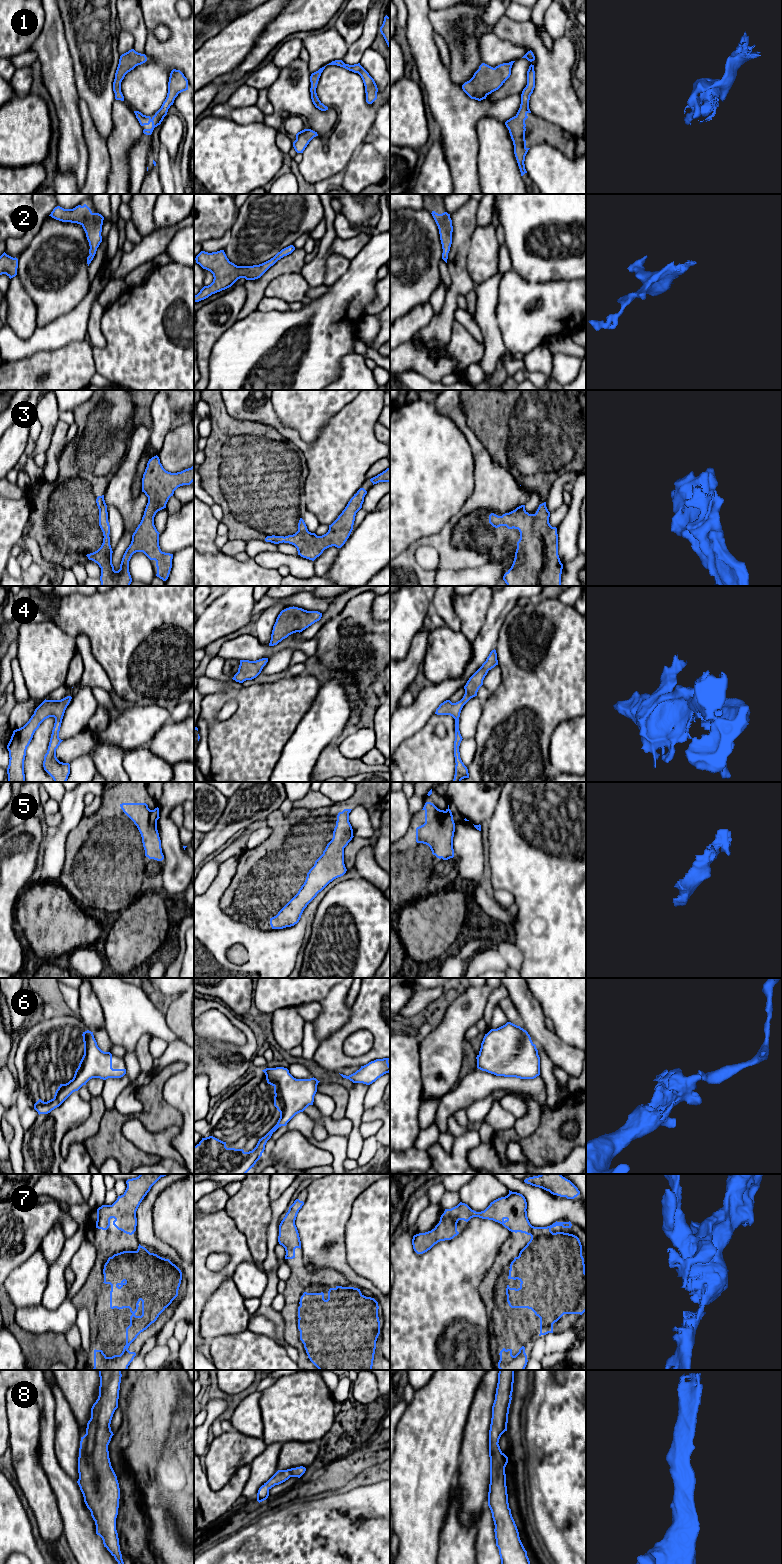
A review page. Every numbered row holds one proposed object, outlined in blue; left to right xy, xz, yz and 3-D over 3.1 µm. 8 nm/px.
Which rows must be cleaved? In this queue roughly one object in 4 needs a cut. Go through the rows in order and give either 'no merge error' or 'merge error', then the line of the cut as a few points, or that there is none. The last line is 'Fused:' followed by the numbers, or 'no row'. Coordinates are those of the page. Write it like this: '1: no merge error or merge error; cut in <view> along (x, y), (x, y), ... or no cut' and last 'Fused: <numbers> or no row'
1: no merge error; no cut
2: no merge error; no cut
3: no merge error; no cut
4: no merge error; no cut
5: no merge error; no cut
6: no merge error; no cut
7: no merge error; no cut
8: no merge error; no cut
Fused: no row

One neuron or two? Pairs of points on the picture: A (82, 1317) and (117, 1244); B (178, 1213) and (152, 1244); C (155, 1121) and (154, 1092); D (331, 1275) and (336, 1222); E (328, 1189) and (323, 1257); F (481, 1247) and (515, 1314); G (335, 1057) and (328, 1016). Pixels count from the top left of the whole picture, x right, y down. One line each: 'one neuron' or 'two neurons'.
A: two neurons
B: two neurons
C: one neuron
D: two neurons
E: one neuron
F: two neurons
G: two neurons

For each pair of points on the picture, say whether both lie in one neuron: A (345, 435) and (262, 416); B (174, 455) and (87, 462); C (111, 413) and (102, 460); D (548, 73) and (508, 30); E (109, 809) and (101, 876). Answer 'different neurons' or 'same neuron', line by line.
A: same neuron
B: different neurons
C: same neuron
D: same neuron
E: same neuron

